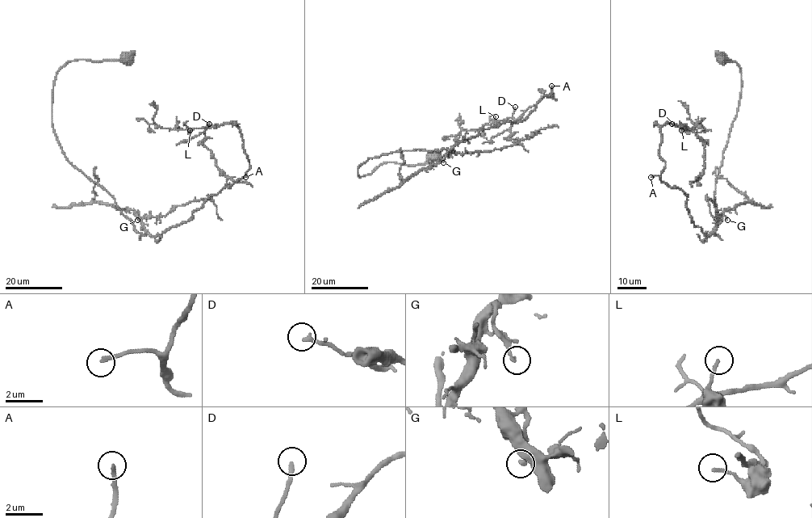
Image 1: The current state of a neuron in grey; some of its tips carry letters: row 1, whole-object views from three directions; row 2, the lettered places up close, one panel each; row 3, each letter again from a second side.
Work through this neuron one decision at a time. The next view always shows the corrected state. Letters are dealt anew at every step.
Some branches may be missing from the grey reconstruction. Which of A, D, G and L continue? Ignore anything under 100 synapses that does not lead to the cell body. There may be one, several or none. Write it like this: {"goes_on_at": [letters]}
{"goes_on_at": ["A"]}

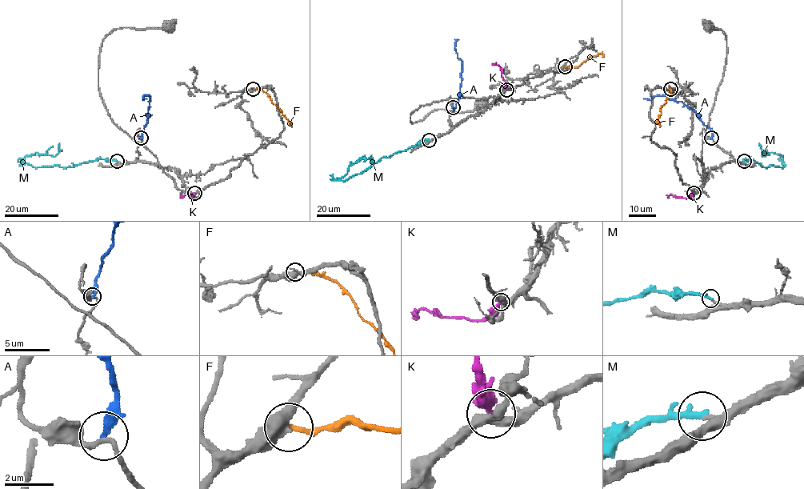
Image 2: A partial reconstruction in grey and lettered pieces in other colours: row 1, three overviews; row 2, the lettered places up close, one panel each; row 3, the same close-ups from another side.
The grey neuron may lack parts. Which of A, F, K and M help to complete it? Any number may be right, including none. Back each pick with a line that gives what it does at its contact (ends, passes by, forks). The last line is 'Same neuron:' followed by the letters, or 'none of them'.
M: it ends
Same neuron: M

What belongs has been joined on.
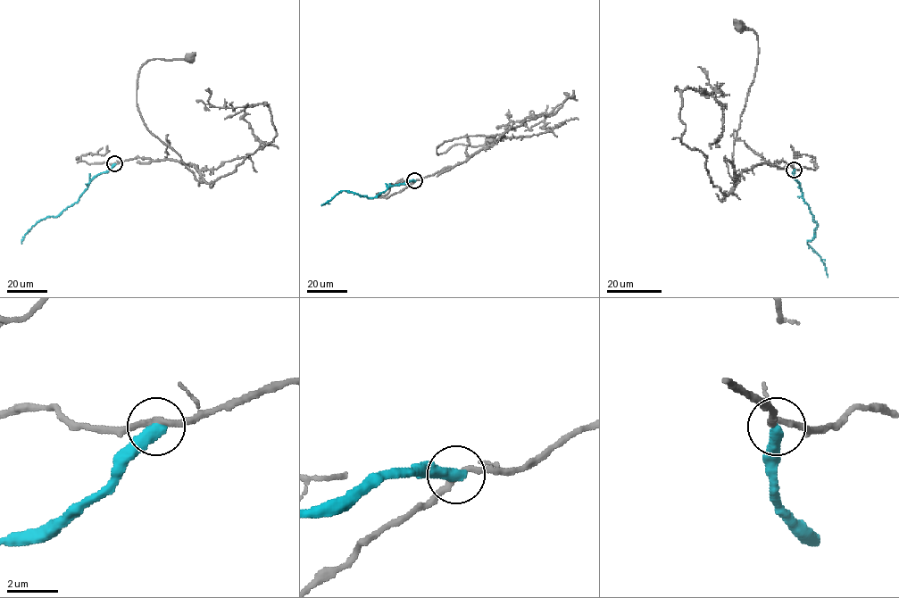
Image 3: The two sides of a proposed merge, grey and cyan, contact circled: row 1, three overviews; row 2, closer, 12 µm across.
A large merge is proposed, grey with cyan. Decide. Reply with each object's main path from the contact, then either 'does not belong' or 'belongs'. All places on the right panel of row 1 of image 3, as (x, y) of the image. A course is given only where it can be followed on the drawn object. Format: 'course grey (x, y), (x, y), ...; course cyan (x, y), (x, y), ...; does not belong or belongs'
course grey (794, 169), (783, 161), (758, 164), (740, 173), (731, 193), (734, 144), (758, 48), (757, 35), (739, 26); course cyan (794, 170), (794, 177), (800, 185), (803, 201), (817, 223), (815, 236), (806, 244), (820, 257), (828, 277); does not belong

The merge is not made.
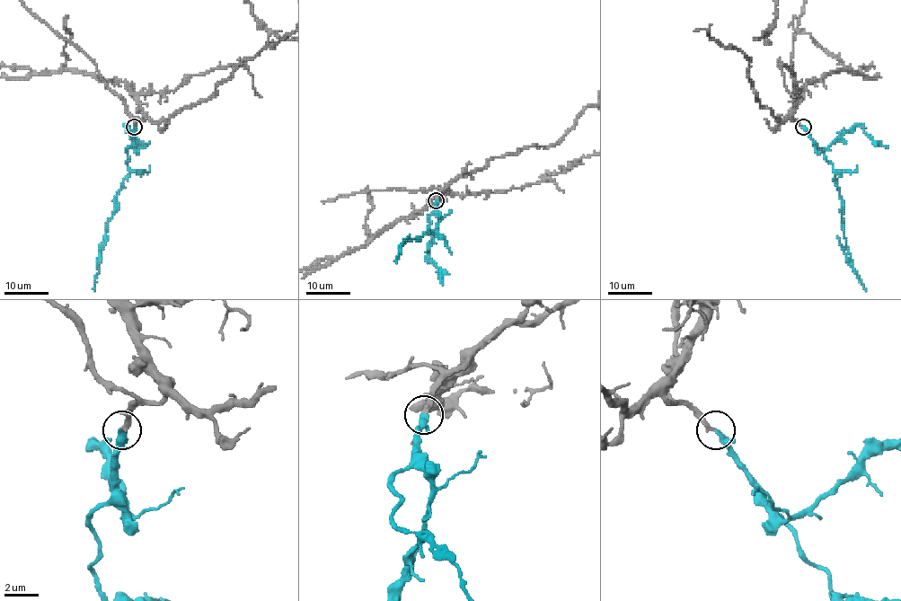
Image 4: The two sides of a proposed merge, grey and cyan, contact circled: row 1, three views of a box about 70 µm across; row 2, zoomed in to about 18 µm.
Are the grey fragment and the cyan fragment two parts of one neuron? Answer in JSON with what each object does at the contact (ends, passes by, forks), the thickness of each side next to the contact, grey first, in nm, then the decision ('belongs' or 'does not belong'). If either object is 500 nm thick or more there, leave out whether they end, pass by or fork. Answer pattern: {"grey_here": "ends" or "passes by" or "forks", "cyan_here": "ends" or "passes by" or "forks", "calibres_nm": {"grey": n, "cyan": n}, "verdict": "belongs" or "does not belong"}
{"grey_here": "ends", "cyan_here": "passes by", "calibres_nm": {"grey": 280, "cyan": 260}, "verdict": "belongs"}

